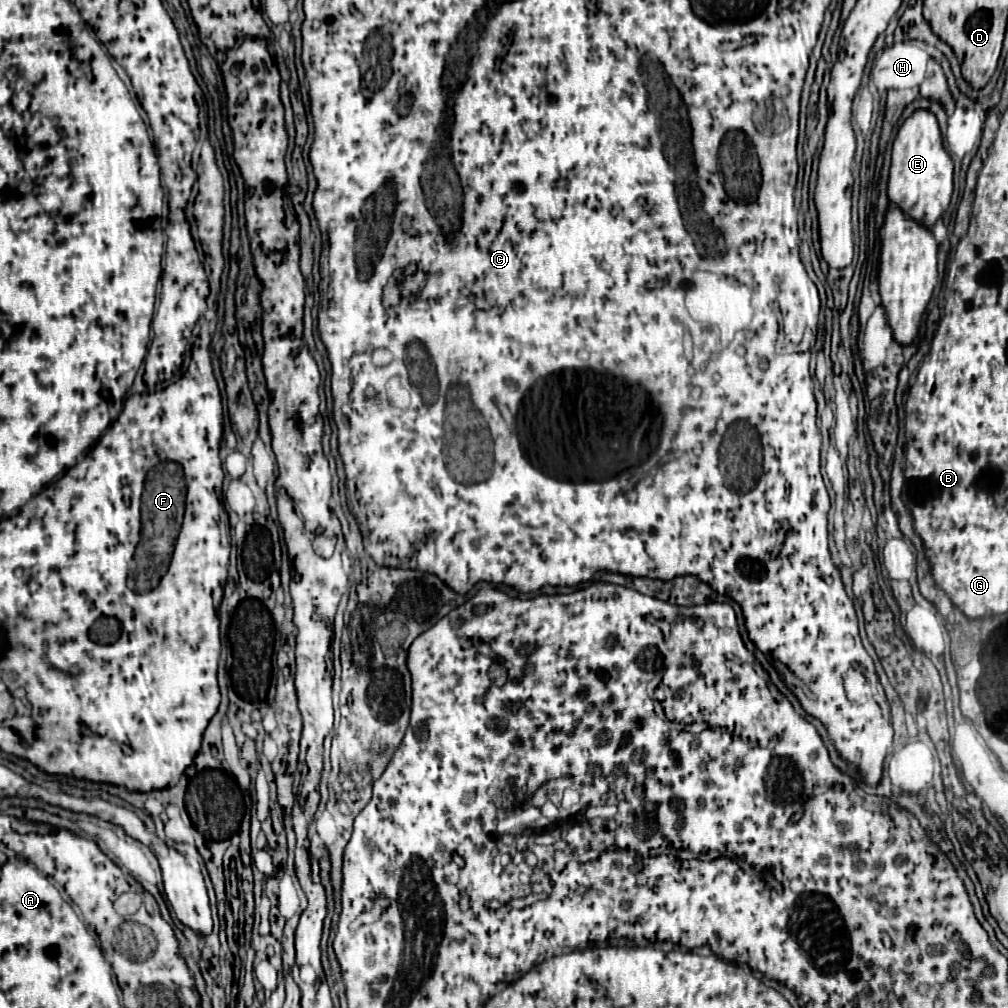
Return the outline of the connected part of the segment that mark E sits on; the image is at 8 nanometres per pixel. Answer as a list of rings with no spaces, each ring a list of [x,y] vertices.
[[[917,108],[897,132],[897,138],[893,142],[893,160],[887,194],[893,204],[901,206],[905,214],[921,218],[925,226],[933,226],[951,202],[953,158],[943,144],[937,116],[929,108]]]

